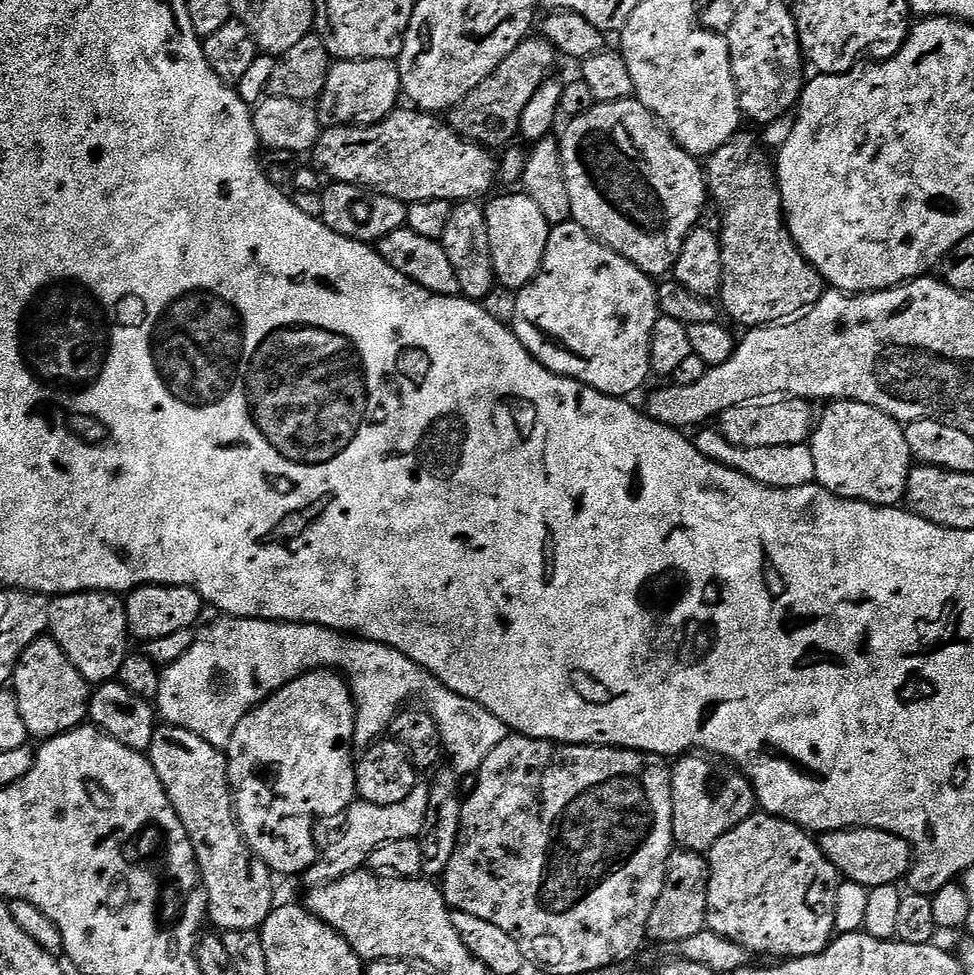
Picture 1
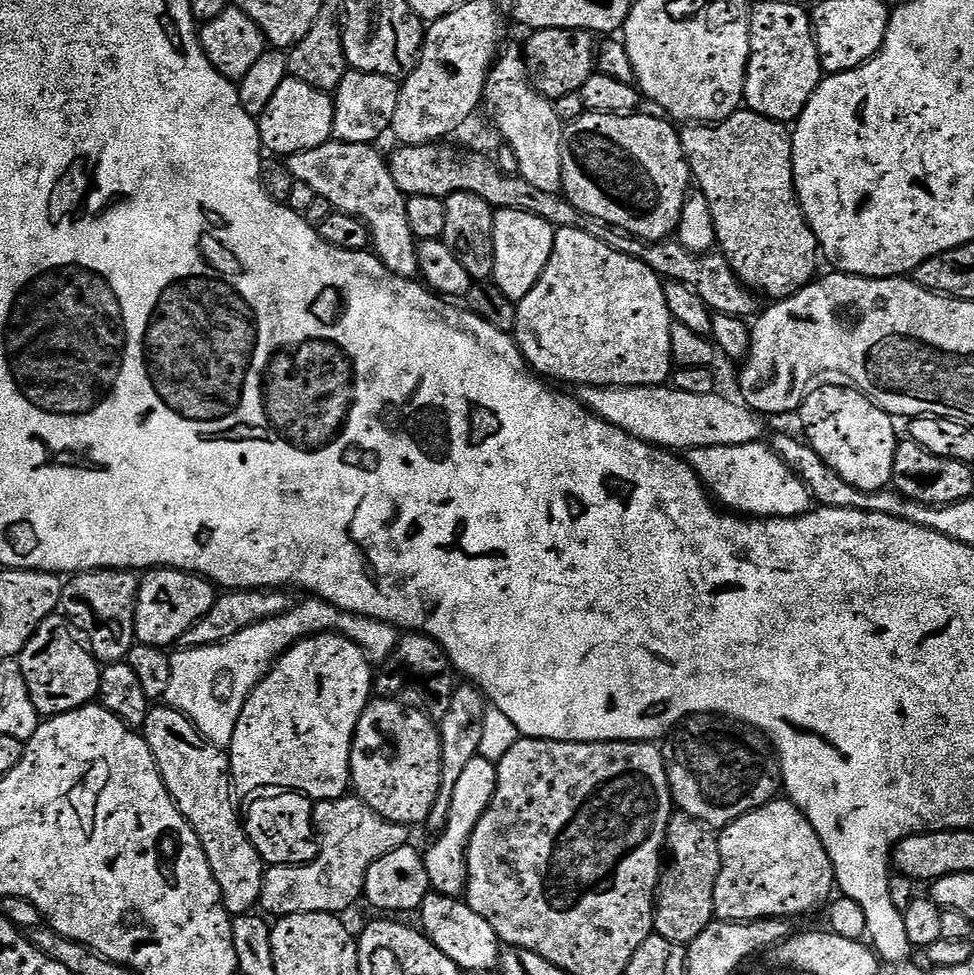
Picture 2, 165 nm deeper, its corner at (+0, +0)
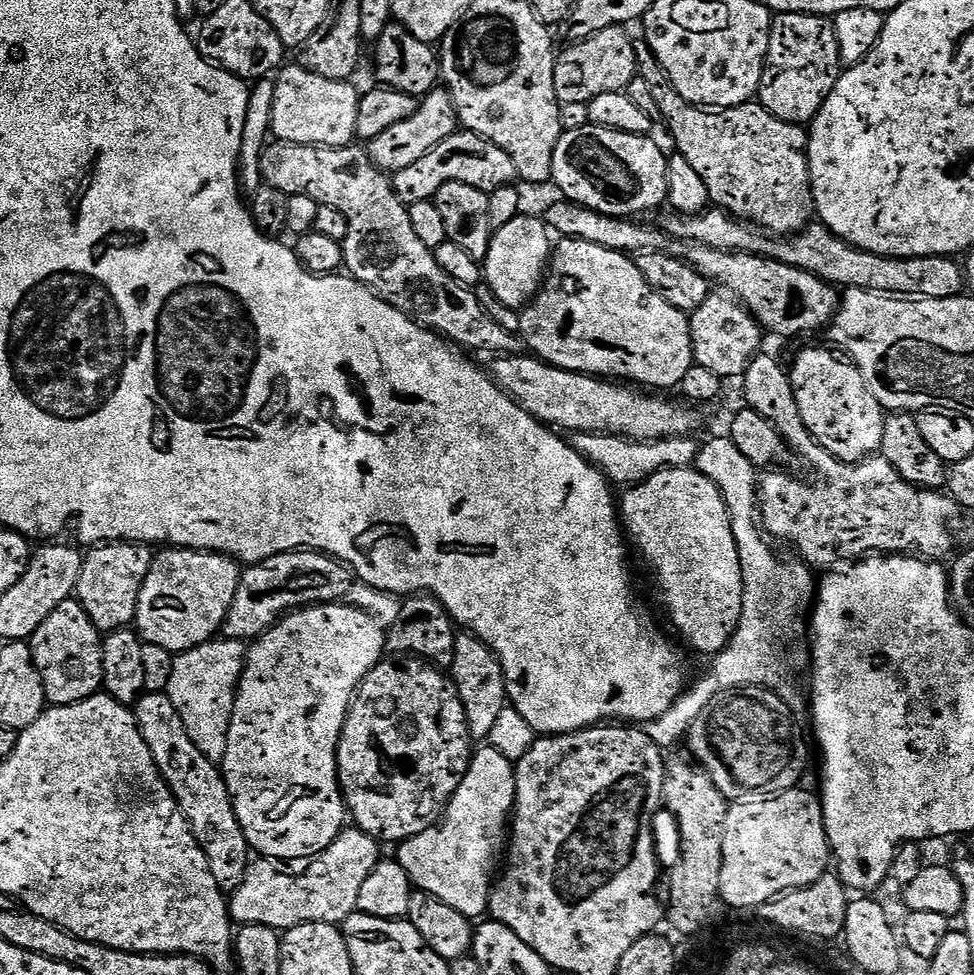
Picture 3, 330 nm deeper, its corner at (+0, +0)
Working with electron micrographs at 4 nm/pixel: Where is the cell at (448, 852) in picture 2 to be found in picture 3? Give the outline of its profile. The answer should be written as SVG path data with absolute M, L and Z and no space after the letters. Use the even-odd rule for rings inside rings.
M490 746L477 747L472 753L472 760L468 763L468 769L458 790L452 795L442 813L442 819L433 823L432 827L422 834L403 841L397 847L400 849L394 852L395 859L400 861L402 870L406 870L406 874L419 891L430 893L434 898L446 902L446 906L454 906L458 914L469 918L477 918L476 916L480 915L483 917L488 912L488 899L492 896L494 873L497 871L496 859L499 856L501 859L505 851L506 837L510 832L510 817L515 807L516 770L513 761L507 760Z

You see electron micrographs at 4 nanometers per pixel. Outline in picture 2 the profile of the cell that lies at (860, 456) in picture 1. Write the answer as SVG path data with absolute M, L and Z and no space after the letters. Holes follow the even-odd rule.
M840 382L832 383L836 384L813 387L800 405L798 417L800 416L800 424L804 427L803 439L818 454L818 458L822 458L822 462L826 462L826 466L830 466L830 470L834 470L834 474L841 476L850 486L863 492L883 492L892 482L894 454L898 443L896 428L892 425L895 424L893 417L855 388Z

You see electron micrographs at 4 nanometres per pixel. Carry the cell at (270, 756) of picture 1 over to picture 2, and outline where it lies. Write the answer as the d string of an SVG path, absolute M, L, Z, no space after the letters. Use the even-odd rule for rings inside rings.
M333 632L298 641L272 666L262 683L248 695L234 726L230 771L244 833L268 866L303 866L316 859L312 810L317 800L338 800L349 791L350 754L358 722L374 696L374 665L354 642Z

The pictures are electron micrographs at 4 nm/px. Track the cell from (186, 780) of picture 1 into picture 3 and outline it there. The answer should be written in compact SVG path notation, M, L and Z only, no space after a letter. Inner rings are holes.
M145 692L144 697L135 704L134 711L142 738L146 746L150 746L150 754L158 770L168 783L180 811L191 824L192 833L200 847L204 849L218 886L225 890L234 890L248 873L250 849L248 839L236 817L223 771L214 761L206 758L206 754L202 754L202 750L198 750L194 742L190 742L190 734L186 734L186 726L182 718L178 718L178 710L174 710L174 702L170 702L168 695L162 692Z

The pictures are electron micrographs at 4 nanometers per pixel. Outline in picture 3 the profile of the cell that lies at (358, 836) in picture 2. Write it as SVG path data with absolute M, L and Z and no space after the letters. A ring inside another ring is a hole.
M355 826L345 827L340 837L326 851L313 856L303 865L304 872L292 872L284 876L281 861L267 858L256 858L248 865L248 873L241 884L230 896L230 915L237 925L261 924L277 930L287 930L299 924L334 924L343 925L346 917L358 909L358 893L362 890L362 882L370 878L370 870L380 863L381 845L373 836L367 836Z

